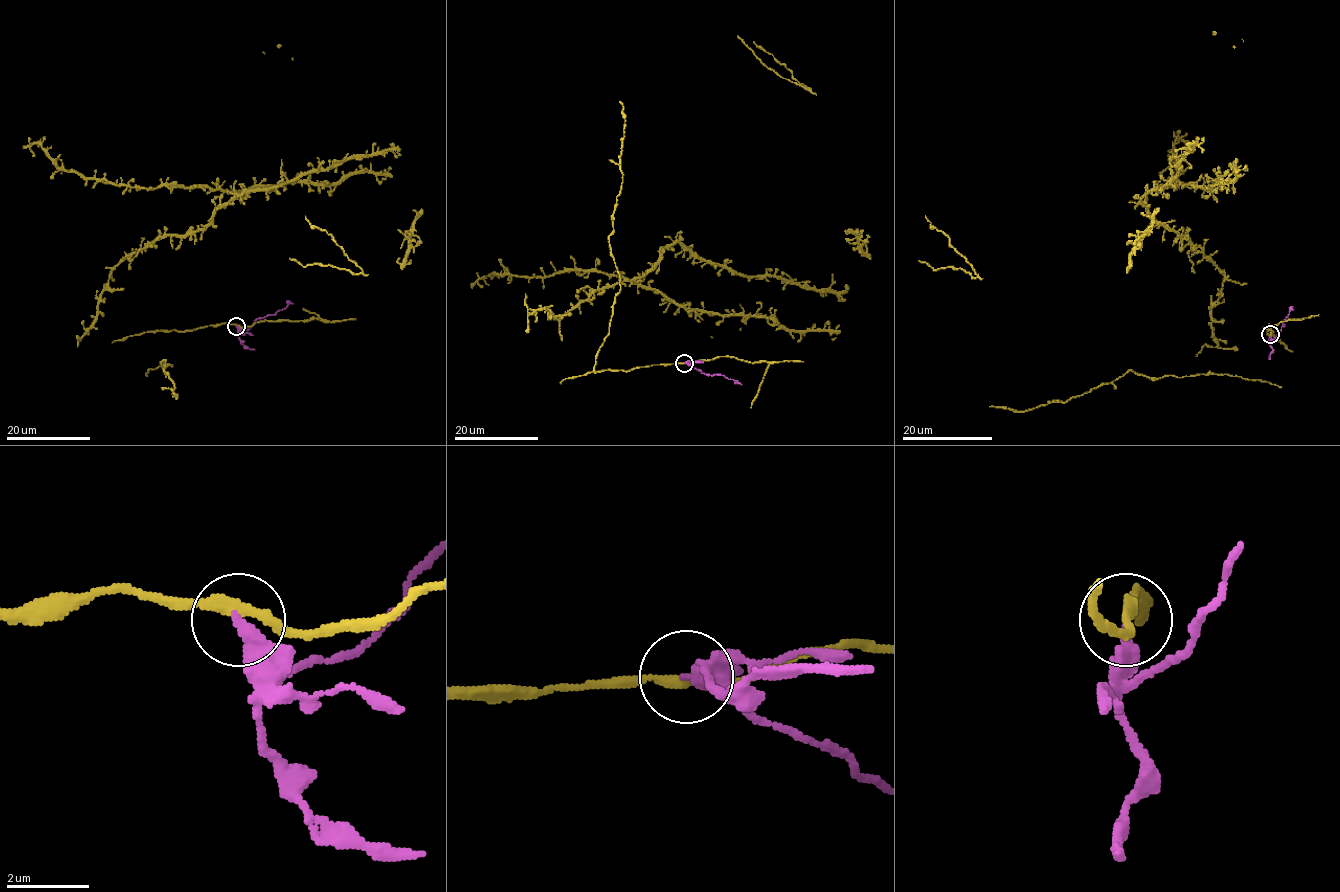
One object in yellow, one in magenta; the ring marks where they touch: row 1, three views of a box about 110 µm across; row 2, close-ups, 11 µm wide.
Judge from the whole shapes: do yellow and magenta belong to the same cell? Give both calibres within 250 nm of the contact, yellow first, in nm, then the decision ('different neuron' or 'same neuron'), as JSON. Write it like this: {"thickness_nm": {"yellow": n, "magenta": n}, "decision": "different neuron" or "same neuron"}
{"thickness_nm": {"yellow": 260, "magenta": 280}, "decision": "different neuron"}

